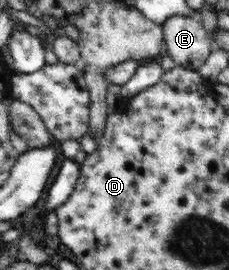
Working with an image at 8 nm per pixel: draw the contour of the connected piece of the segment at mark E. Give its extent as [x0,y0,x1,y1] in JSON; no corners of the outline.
[162,16,213,71]

